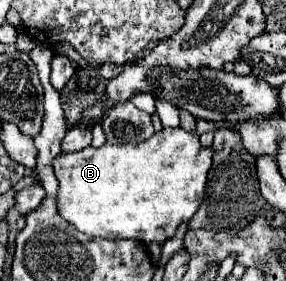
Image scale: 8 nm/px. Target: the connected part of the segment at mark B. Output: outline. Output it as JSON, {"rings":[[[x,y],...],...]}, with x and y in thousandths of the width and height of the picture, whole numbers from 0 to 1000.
{"rings":[[[570,456],[521,498],[486,512],[360,512],[353,527],[304,520],[283,541],[213,548],[192,562],[192,626],[206,641],[206,762],[276,826],[332,847],[472,847],[500,868],[570,868],[598,847],[626,797],[661,790],[710,726],[724,612],[745,577],[745,527],[710,520],[696,484],[640,456]]]}

